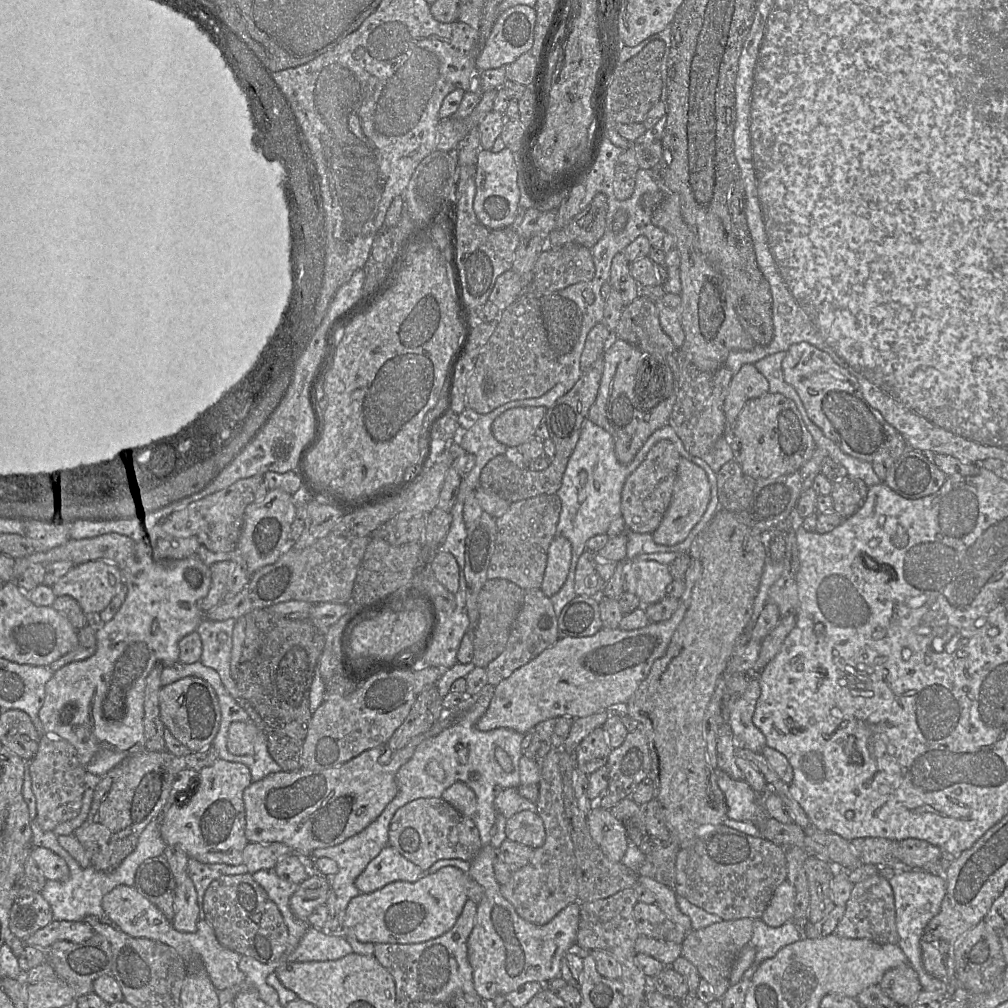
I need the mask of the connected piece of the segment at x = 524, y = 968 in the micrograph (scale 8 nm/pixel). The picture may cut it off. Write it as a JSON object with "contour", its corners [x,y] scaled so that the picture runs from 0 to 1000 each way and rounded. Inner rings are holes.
{"contour":[[[478,839],[466,854],[463,865],[480,882],[480,890],[473,898],[471,917],[463,935],[470,981],[479,993],[501,988],[523,974],[543,975],[556,969],[557,952],[570,937],[575,908],[575,896],[568,895],[543,917],[523,915],[497,887],[490,868],[489,851],[490,840]]]}

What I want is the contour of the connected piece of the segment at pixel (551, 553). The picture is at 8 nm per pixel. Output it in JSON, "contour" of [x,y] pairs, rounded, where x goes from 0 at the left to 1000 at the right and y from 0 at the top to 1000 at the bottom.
{"contour":[[[556,531],[548,536],[544,549],[543,561],[536,584],[543,592],[552,589],[562,576],[567,552],[565,537]]]}

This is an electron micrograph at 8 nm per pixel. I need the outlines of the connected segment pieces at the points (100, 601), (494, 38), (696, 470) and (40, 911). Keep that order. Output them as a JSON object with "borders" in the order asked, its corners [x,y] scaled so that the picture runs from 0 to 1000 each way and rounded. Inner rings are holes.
{"borders":[[[[94,556],[73,561],[53,581],[56,591],[70,591],[85,610],[99,608],[122,578],[118,561]]],[[[523,5],[509,6],[494,15],[472,59],[473,69],[502,65],[525,52],[531,23],[532,11]]],[[[675,454],[665,501],[647,533],[650,539],[668,542],[677,538],[694,517],[705,495],[705,484],[700,468],[688,458]]],[[[27,880],[17,882],[9,907],[9,922],[14,929],[23,933],[53,913],[51,899],[41,885]]]]}

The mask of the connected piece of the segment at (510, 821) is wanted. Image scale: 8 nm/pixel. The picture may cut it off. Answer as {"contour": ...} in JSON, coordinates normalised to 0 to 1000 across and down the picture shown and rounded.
{"contour":[[[518,804],[503,812],[501,827],[503,832],[529,842],[537,840],[542,831],[538,812],[527,804]]]}

